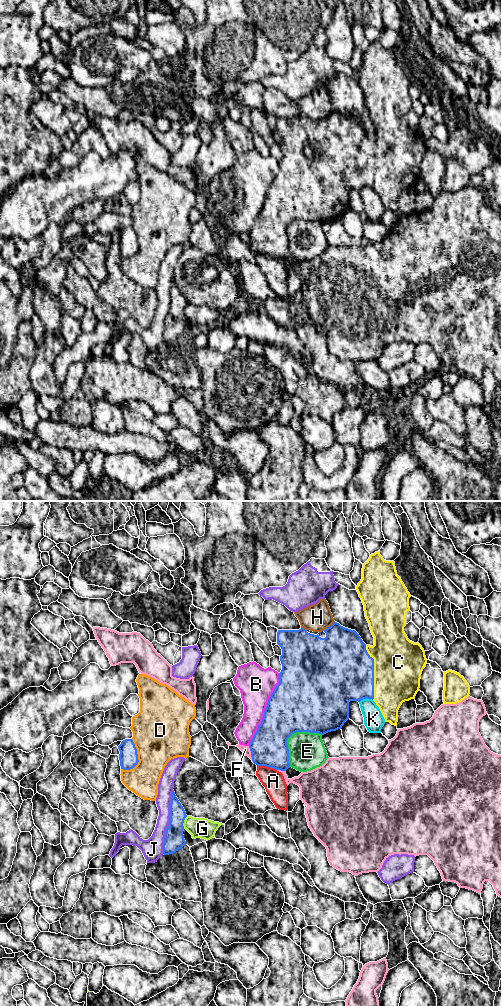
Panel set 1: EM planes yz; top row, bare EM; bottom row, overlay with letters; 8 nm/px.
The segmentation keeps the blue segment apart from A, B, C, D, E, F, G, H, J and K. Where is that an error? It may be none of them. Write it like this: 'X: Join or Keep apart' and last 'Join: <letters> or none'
A: Keep apart
B: Keep apart
C: Join
D: Keep apart
E: Keep apart
F: Keep apart
G: Keep apart
H: Keep apart
J: Keep apart
K: Keep apart
Join: C

